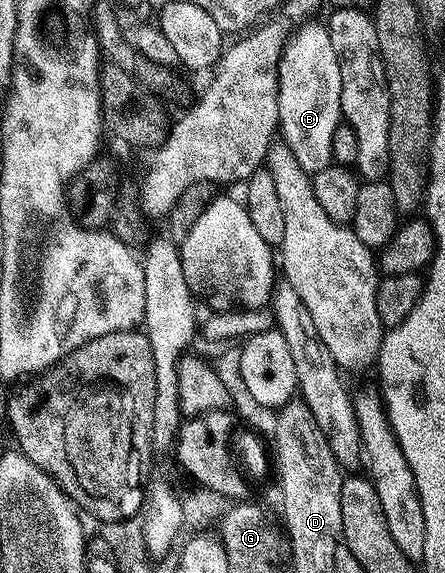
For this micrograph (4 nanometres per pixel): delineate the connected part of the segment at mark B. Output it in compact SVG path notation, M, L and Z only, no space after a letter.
M305 21L292 32L281 48L281 59L277 63L277 125L280 138L291 149L295 161L310 173L333 163L331 141L341 118L341 78L339 77L339 57L335 45L331 45L329 28L324 22Z

